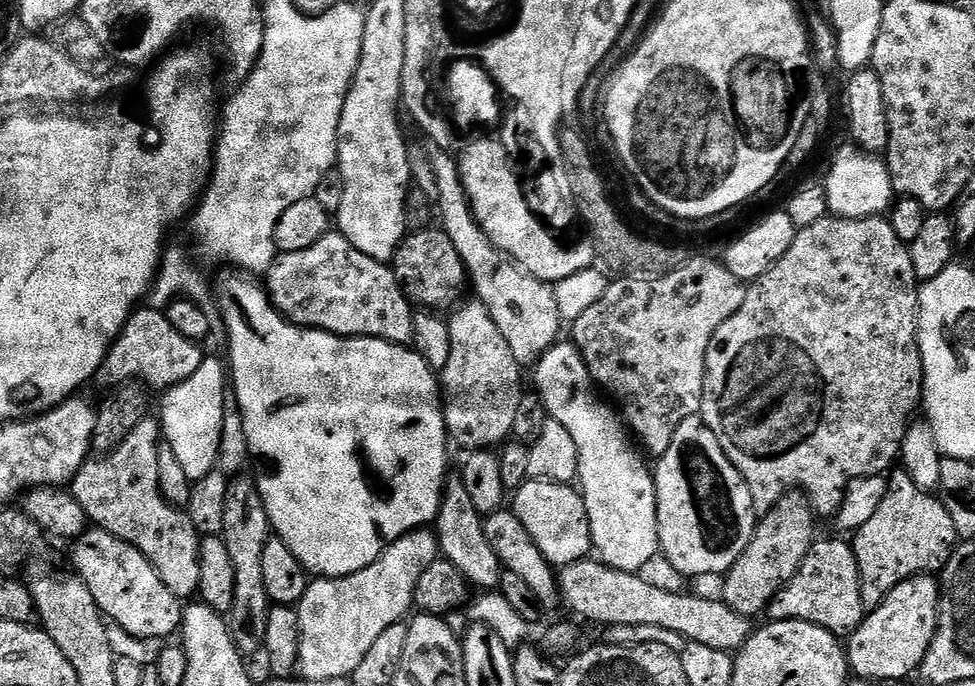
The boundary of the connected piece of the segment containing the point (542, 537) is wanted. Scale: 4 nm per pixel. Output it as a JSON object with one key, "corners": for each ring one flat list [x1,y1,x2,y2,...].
{"corners":[[530,478,521,488,515,489,514,496,517,518,551,565,573,564,593,551,590,518,586,514,584,498,572,484,555,484,549,480]]}

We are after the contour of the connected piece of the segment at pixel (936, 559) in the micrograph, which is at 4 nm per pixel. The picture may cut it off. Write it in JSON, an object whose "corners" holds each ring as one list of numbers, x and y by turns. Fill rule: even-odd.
{"corners":[[896,471,888,476,888,489,886,490,886,498,882,498,882,506,878,506,877,512,870,518,870,522,866,522,866,526,856,529,850,540,856,561,860,567,862,602,865,609,868,610,877,608,884,601,887,592,894,590,894,586,906,582,911,576,939,573,948,563,953,552,956,551,958,543,954,518,950,518,950,514,939,495,923,492,909,478,907,472]]}

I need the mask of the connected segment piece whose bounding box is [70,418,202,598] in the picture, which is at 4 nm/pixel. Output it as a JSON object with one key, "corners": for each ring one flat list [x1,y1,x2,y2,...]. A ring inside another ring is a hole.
{"corners":[[159,419,138,422,122,446,107,456,85,460,70,482,70,491,95,527,134,546,148,559,150,566,158,570,158,578,166,582,166,590,170,590,170,594,192,598,199,593,202,578,202,537,194,522,190,522,187,511,168,504,158,486,158,450,161,443]]}

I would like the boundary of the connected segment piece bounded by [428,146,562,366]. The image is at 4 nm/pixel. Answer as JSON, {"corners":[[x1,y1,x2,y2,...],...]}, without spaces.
{"corners":[[428,148,430,165,434,170,435,181,438,182,438,198,434,204,435,207,440,207,439,223,452,245,462,254,471,285,474,288,476,286,475,299,482,301,486,310,490,310,490,318,494,318,494,326,502,330,502,338,506,338,514,358,518,358,521,366,535,365,540,356,546,354,546,350,550,350,561,339,562,321,558,314,553,285,534,278,488,241,488,235,480,229,480,223,472,213,462,182,460,165,457,157,451,156,452,154,446,148]]}

